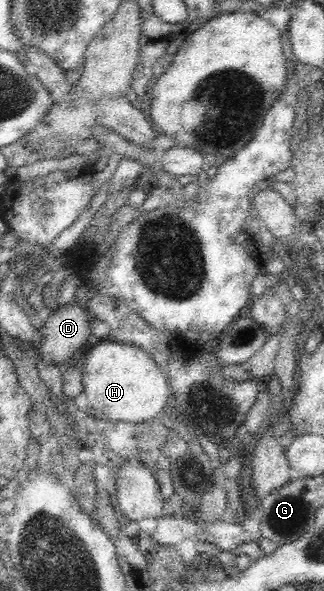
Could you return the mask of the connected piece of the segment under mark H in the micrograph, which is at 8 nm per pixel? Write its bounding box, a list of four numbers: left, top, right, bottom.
[82,341,171,423]

